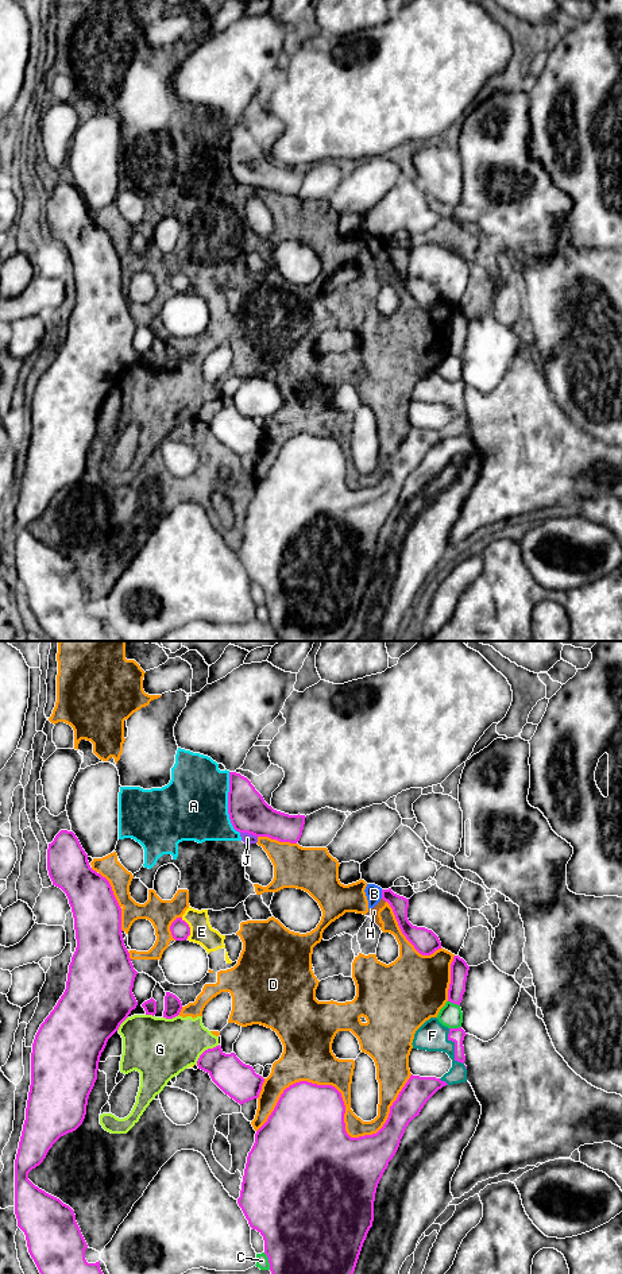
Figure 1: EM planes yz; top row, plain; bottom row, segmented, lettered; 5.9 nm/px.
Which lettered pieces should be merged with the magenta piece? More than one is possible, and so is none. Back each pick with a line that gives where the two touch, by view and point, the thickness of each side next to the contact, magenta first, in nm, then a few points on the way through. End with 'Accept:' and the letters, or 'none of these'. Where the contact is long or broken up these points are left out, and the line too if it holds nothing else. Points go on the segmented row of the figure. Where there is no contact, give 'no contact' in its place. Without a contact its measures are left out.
Accept: none of these

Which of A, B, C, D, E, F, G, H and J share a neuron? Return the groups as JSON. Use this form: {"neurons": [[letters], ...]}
{"neurons": [["A", "B", "D", "E", "F", "G", "H", "J"], ["C"]]}

